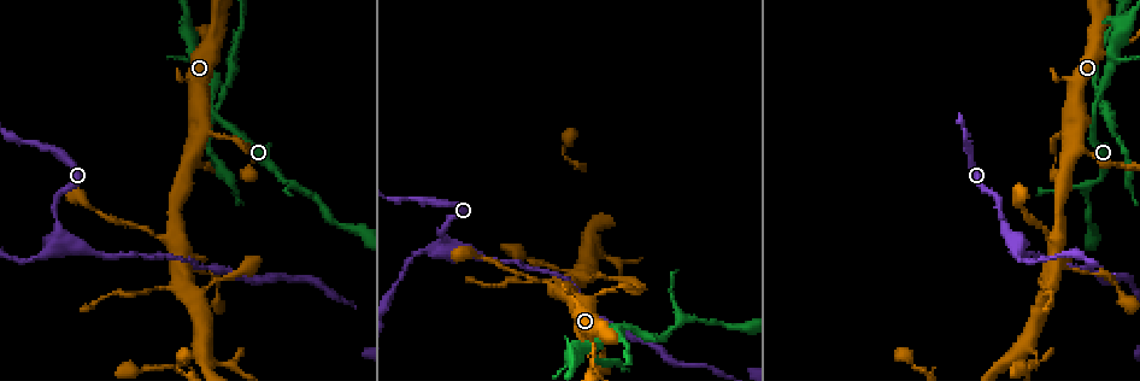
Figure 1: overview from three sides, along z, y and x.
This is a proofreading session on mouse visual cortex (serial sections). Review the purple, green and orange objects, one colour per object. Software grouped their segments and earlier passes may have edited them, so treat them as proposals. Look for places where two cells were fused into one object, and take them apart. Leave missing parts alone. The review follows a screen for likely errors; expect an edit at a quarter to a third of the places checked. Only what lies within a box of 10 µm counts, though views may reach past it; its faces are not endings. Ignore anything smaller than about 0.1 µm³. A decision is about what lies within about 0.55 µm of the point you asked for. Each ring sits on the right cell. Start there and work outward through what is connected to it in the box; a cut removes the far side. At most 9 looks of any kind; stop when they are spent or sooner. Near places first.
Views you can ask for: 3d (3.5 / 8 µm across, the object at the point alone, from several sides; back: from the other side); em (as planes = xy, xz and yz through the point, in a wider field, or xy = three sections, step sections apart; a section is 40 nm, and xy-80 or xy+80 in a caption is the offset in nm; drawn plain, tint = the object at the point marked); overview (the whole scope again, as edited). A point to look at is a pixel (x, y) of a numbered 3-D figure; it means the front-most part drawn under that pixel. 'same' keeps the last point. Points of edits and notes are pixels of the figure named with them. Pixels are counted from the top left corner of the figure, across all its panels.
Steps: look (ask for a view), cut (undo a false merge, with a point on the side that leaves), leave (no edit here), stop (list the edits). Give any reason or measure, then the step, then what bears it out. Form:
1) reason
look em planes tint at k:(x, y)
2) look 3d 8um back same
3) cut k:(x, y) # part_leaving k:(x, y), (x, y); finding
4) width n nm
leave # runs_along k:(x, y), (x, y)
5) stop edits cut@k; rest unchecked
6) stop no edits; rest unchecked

thin arm on a thick one
look 3d 3.5um at 1:(176, 236)

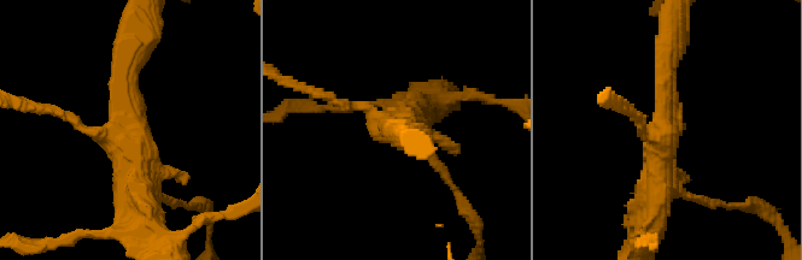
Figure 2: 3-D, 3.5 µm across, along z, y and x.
arms 3; arm_widths 150, 250, 450 nm
look em planes tint at 2:(666, 132)

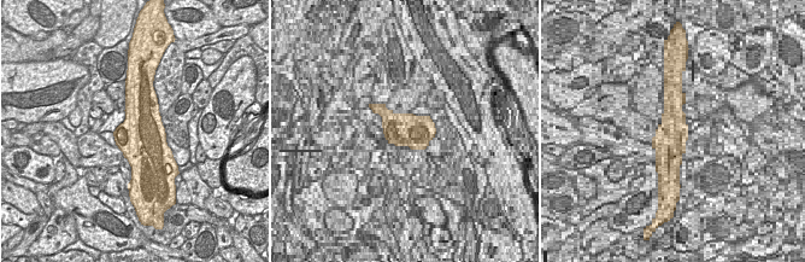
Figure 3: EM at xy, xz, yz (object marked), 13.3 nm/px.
leave # runs_along 2:(128, 52), (124, 107), (147, 211); continuous, no second cell

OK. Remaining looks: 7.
sudden change in width
look 3d 8um back at 1:(416, 256)

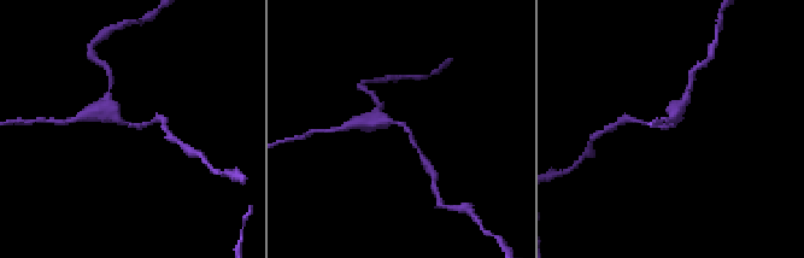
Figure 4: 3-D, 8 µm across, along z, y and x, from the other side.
look 3d 3.5um same

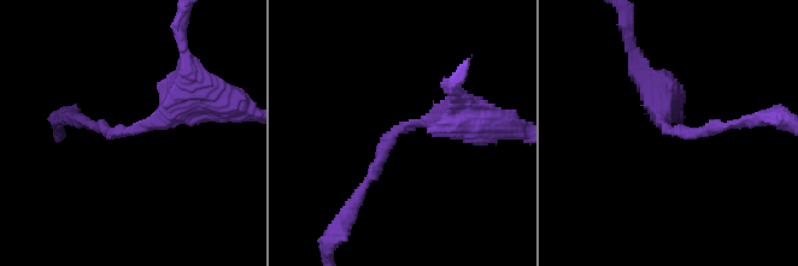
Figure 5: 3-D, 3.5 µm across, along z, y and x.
arm_widths 150, 350 nm; shape alone is not enough
look em planes tint at 5:(407, 127)

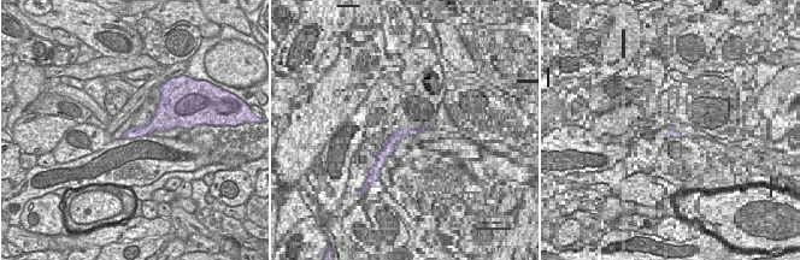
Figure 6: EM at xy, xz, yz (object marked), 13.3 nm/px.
leave # runs_along 5:(456, 105), (392, 135), (363, 188); continuous, no second cell

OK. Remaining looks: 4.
calibre changes
look 3d 8um at 1:(110, 256)

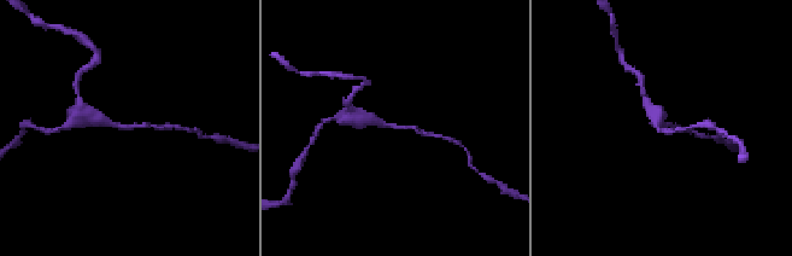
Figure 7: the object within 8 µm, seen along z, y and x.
arm_widths 150, 400 nm
look em xy step 5 tint same

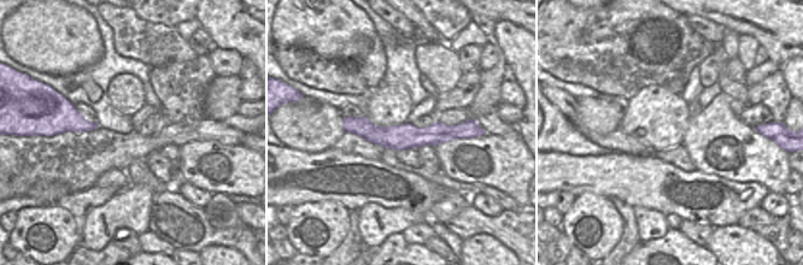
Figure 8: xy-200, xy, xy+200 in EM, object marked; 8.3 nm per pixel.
leave # runs_along 7:(362, 118), (415, 128), (428, 135); one cell here

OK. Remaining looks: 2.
abrupt turn
look 3d 3.5um at 1:(588, 258)

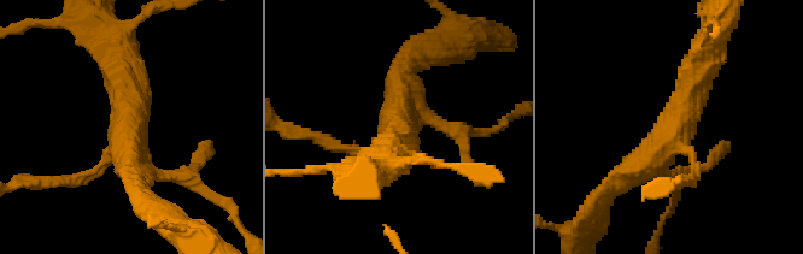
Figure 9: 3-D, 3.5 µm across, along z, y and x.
arms 4; arm_widths 100, 150, 350, 400 nm
look em xy step 3 tint at 9:(127, 139)

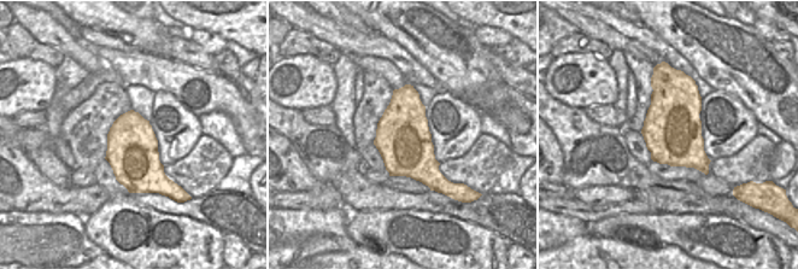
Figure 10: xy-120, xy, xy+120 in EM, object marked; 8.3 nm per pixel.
leave # runs_along 9:(702, 66), (674, 140), (609, 188); continuous, no second cell

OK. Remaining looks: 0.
stop no edits; rest unchecked

